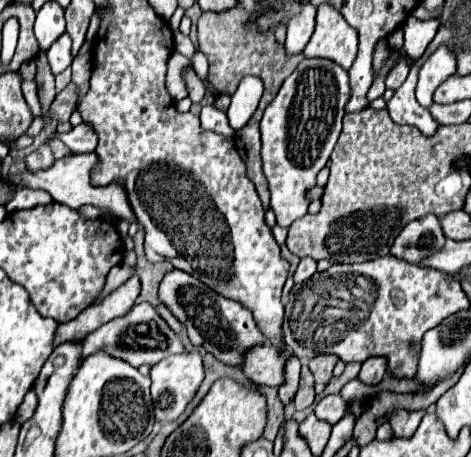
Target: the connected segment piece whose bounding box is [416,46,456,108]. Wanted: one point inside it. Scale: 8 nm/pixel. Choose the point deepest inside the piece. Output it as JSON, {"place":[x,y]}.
{"place":[438,66]}

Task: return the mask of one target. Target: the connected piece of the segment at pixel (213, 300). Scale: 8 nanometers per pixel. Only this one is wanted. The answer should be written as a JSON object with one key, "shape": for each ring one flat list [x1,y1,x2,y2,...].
{"shape":[[176,268,170,270,164,276,158,294,160,294,160,300,166,304,166,308,186,326,190,342,194,346,206,348,210,354,214,354,224,364,240,366,238,358,244,354,248,346,264,344,264,336,260,334,250,310,246,310,234,300,228,300,216,294,214,290,204,286,200,280,196,280,194,276,182,270,176,270]]}

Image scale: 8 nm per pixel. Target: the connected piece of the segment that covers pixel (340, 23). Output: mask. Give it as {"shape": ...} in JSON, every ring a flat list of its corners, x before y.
{"shape":[[322,4,316,14,316,30,304,50,306,58,330,58,348,70,358,52,358,34,342,14]]}

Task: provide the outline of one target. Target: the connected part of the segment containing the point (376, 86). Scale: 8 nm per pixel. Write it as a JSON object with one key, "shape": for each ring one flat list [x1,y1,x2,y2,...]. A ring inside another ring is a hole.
{"shape":[[392,56,392,60,384,66,384,70,382,70,382,74,372,82,372,86,370,86,370,90,368,90,368,94,366,94,366,98,372,102,372,100,376,100,378,96,382,96,384,94,384,76,386,76,386,72,388,72,388,68,392,66,392,62,394,62,394,56]]}

